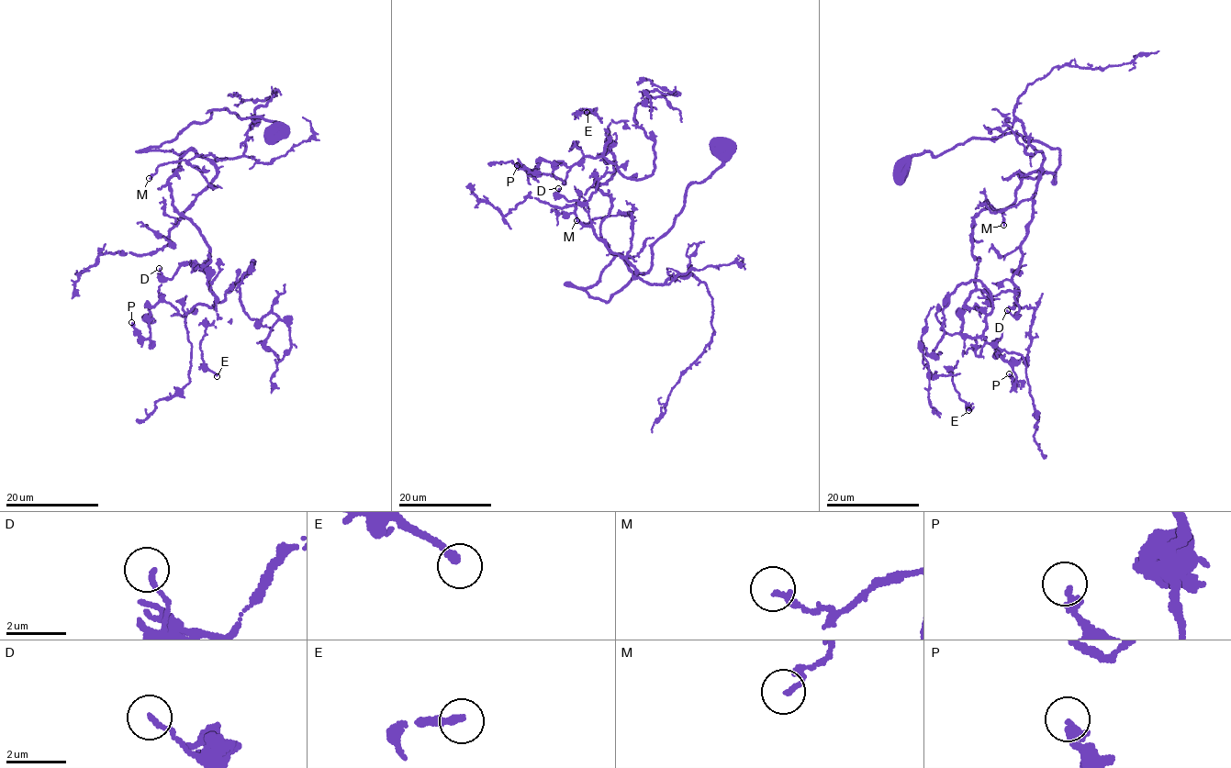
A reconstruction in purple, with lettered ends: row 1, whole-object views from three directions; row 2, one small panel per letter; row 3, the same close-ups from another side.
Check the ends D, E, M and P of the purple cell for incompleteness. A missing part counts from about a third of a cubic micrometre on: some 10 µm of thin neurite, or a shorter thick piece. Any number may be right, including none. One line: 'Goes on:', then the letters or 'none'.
Goes on: E

